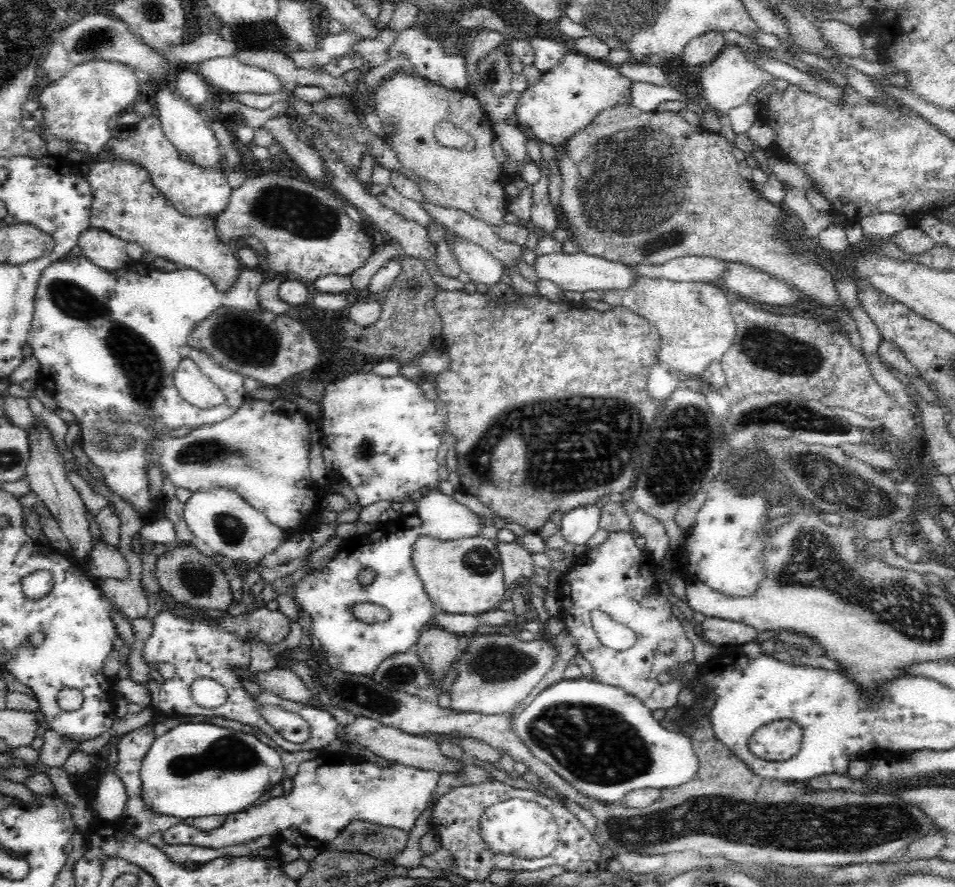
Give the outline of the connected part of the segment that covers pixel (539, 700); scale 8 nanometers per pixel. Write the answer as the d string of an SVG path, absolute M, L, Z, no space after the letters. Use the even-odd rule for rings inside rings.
M562 679L561 682L556 682L556 684L552 684L552 686L542 690L516 717L515 733L522 739L522 743L530 749L530 753L534 754L538 760L551 766L554 772L564 781L570 783L570 786L574 787L578 793L582 793L584 797L598 799L598 801L604 801L608 804L614 804L614 802L622 800L626 794L633 790L640 790L641 788L657 788L660 790L680 786L682 783L689 781L690 778L693 778L699 769L699 758L695 756L696 753L694 753L690 738L684 736L682 732L675 732L662 727L659 720L654 720L652 717L651 710L634 695L628 694L625 690L618 687L600 684L600 682L588 679Z

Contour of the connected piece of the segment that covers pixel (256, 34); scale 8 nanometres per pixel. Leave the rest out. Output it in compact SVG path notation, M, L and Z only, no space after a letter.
M274 18L236 26L232 40L244 41L246 50L270 49L282 53L290 59L289 54L292 51L302 51L301 46L275 24Z

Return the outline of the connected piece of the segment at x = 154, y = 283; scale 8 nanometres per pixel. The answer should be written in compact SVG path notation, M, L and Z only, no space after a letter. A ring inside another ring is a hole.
M79 255L74 259L62 259L54 262L50 268L44 270L42 274L42 279L37 282L37 290L35 292L35 307L33 312L33 321L31 322L30 330L28 330L27 342L30 344L33 350L33 355L38 359L39 362L39 376L38 384L40 388L50 392L52 397L58 402L58 406L61 410L66 410L70 412L78 422L74 425L74 430L80 433L82 437L82 449L84 454L88 457L88 462L93 464L99 469L100 476L104 479L104 482L114 494L117 494L127 502L136 514L144 519L144 524L152 522L152 519L146 518L157 518L158 515L164 514L165 501L164 496L158 494L157 496L151 497L150 494L150 484L148 482L148 477L145 476L145 456L143 456L143 450L149 441L147 436L156 429L170 429L178 430L179 428L185 427L189 430L196 430L198 427L203 427L206 425L213 425L217 422L222 422L224 419L230 418L230 415L234 415L240 406L243 406L246 400L250 399L249 394L246 389L242 386L242 375L238 375L230 369L224 369L222 365L218 365L218 362L214 362L210 354L204 353L200 349L196 349L194 346L190 346L187 342L190 332L196 326L196 322L201 322L204 318L207 318L210 314L213 314L220 306L227 306L230 309L237 310L259 310L260 305L258 305L258 299L256 299L256 292L260 285L265 281L264 276L259 272L254 272L251 269L241 270L239 278L236 279L233 286L230 286L228 290L218 290L213 285L210 279L202 273L198 273L198 270L193 270L190 268L180 268L176 272L160 272L156 268L148 268L148 264L144 262L139 262L134 264L134 268L128 268L128 272L122 278L116 278L115 272L108 272L106 270L100 269L100 267L95 266L88 258L84 255ZM184 358L191 358L199 366L199 369L223 392L225 400L222 404L214 407L200 408L193 406L188 401L183 399L180 394L178 394L177 386L174 382L174 372L178 369L178 364ZM105 432L117 432L117 434L131 434L135 437L135 445L130 446L128 450L124 450L122 453L106 453L106 451L98 451L98 438Z

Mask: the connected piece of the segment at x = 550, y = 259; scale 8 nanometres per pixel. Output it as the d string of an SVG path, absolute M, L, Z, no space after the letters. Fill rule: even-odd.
M553 252L537 254L532 264L536 276L540 280L548 281L560 288L562 291L586 292L586 290L625 290L636 280L637 276L627 265L611 262L599 256L592 256L585 252L576 254L564 254Z

